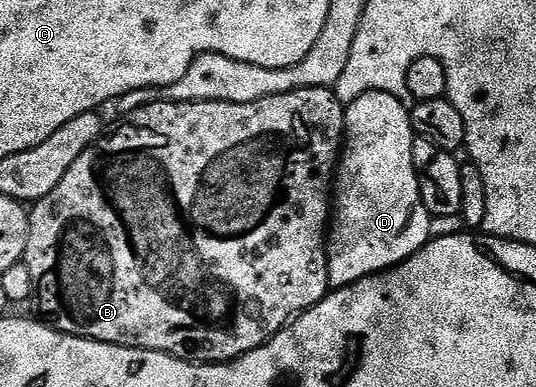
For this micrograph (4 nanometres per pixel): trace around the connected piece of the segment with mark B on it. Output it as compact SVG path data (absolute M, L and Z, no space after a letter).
M333 88L328 89L297 89L291 93L281 93L265 97L252 103L224 103L223 101L157 101L151 105L142 105L136 111L125 114L114 129L98 138L72 163L68 175L60 179L60 183L48 196L33 202L29 210L30 230L28 231L28 247L24 258L28 271L32 271L34 292L41 320L45 324L67 333L73 337L86 337L90 341L103 341L109 345L123 345L129 349L147 349L157 353L167 353L170 357L178 357L181 361L195 363L225 363L243 357L248 351L260 347L265 341L270 341L282 329L286 328L299 313L306 312L313 305L318 305L331 292L328 279L328 259L326 258L326 243L328 240L328 222L332 217L332 182L336 177L336 166L340 160L344 144L344 130L346 128L346 114L343 105L334 95Z

